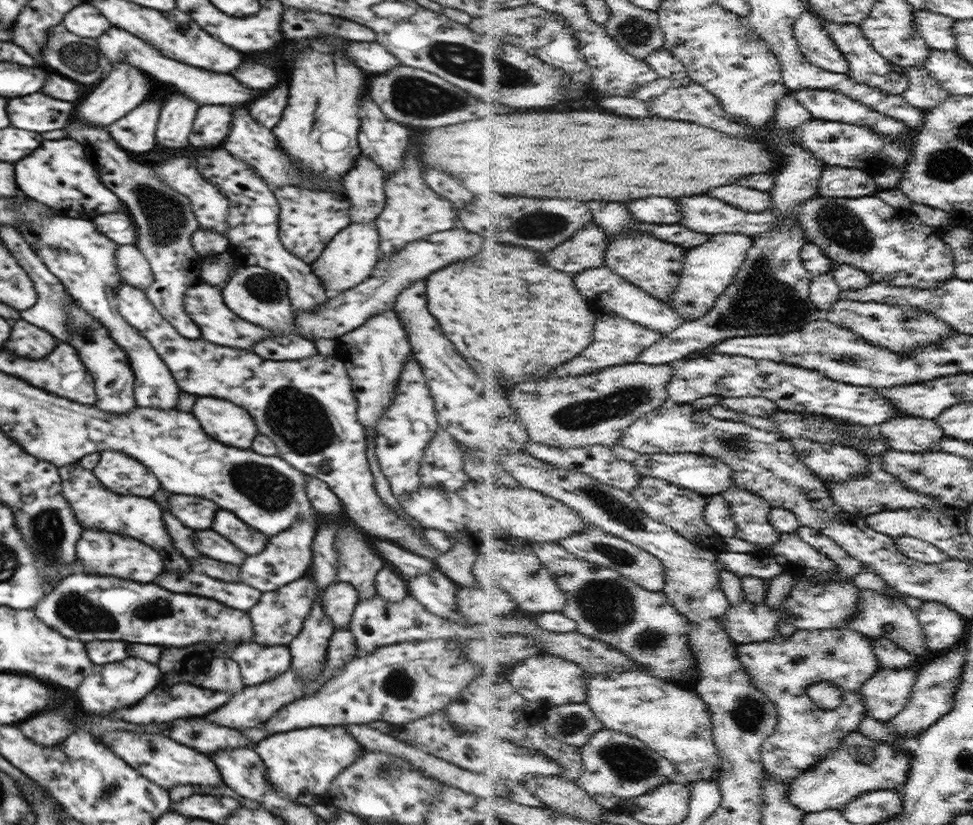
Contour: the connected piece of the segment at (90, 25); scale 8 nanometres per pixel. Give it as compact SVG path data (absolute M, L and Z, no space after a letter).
M80 4L66 14L64 26L76 36L80 34L80 36L86 36L86 38L97 39L102 32L106 32L110 28L110 22L94 6Z

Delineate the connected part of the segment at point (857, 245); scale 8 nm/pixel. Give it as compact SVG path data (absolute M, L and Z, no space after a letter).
M820 195L812 200L804 202L802 206L803 208L797 210L797 213L799 214L801 225L807 230L809 242L821 246L838 264L859 266L862 270L865 270L868 274L873 276L874 282L887 282L888 285L892 284L892 286L916 287L916 289L936 289L943 280L955 277L955 254L953 250L947 245L943 238L938 238L938 236L936 236L937 228L924 224L924 222L918 218L918 214L914 214L910 209L896 208L895 206L892 206L891 203L886 202L883 198L880 198L877 195L860 198L836 198Z

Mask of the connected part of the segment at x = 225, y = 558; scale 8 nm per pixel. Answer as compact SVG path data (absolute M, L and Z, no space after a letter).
M214 530L196 532L194 546L200 550L200 554L220 562L232 562L236 566L244 562L242 551L236 550L236 546L232 546L229 540Z

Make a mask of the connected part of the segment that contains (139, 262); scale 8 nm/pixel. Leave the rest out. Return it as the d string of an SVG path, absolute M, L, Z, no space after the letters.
M119 245L115 257L121 280L142 291L152 285L154 277L151 266L135 245Z

